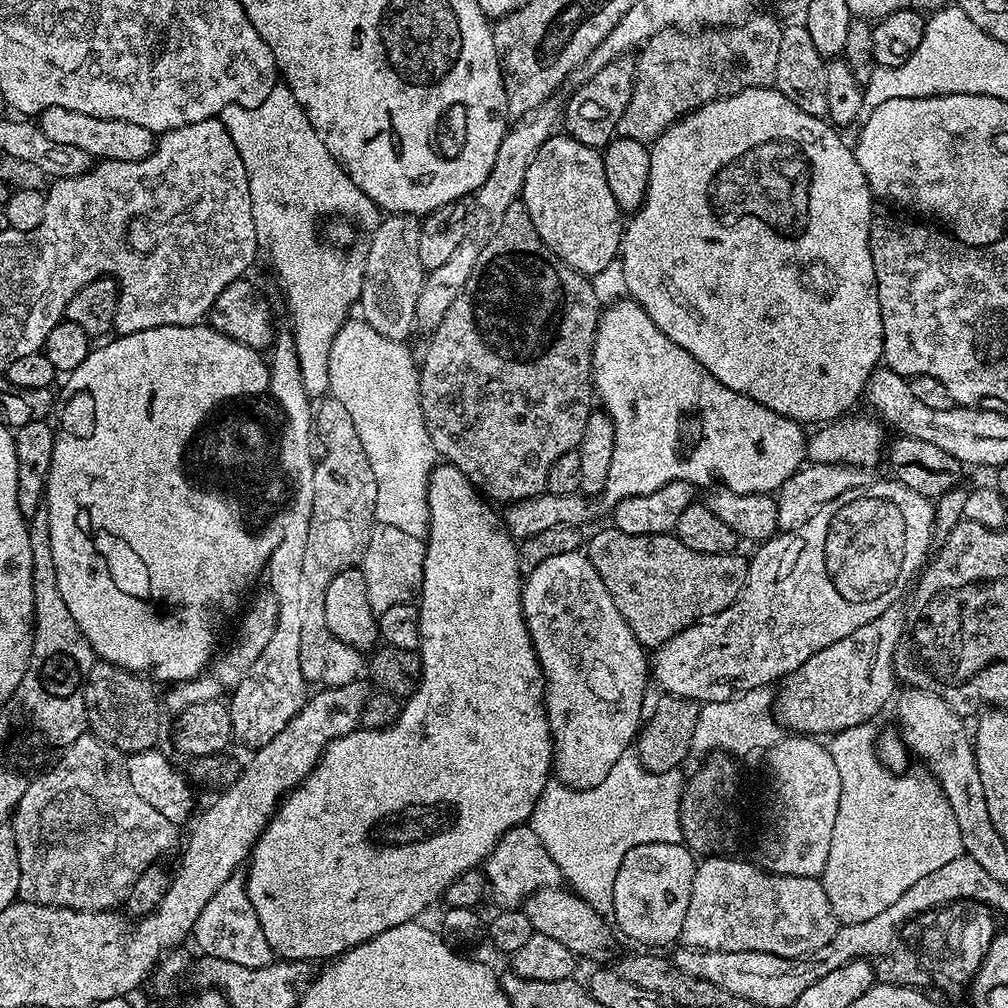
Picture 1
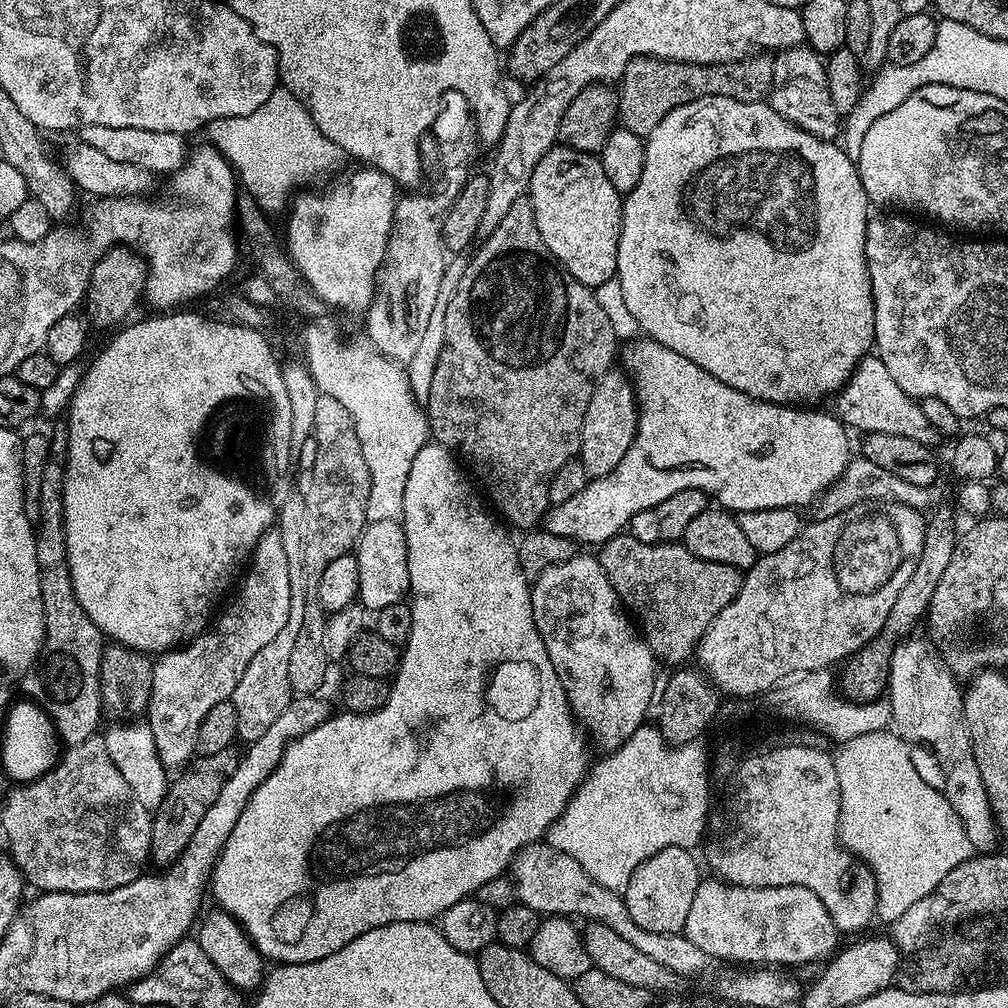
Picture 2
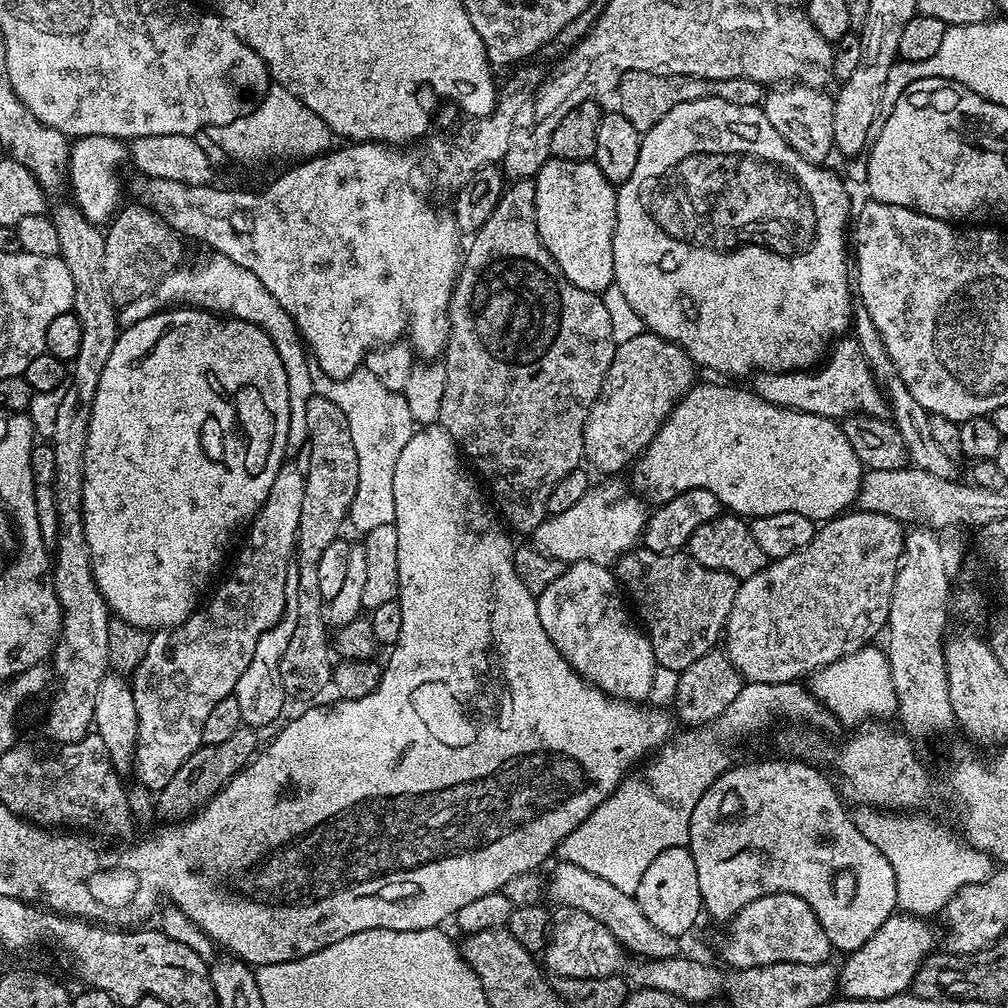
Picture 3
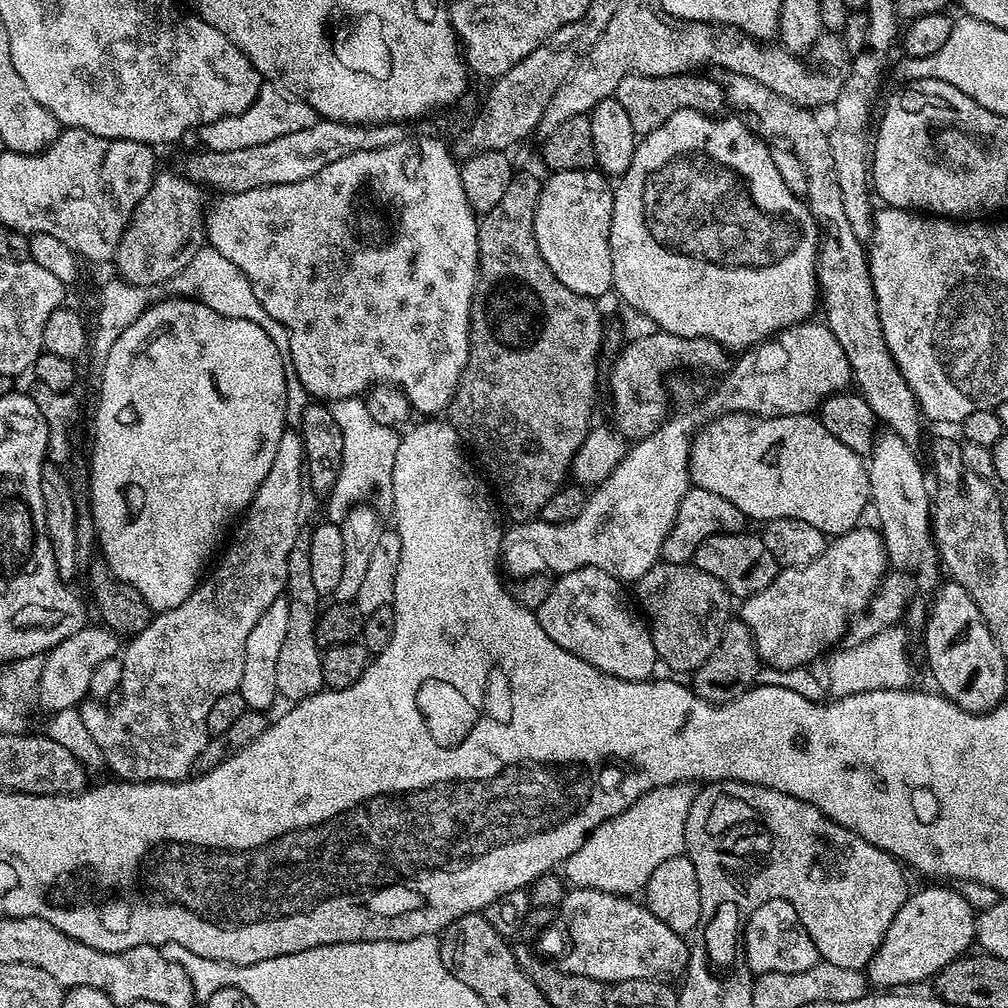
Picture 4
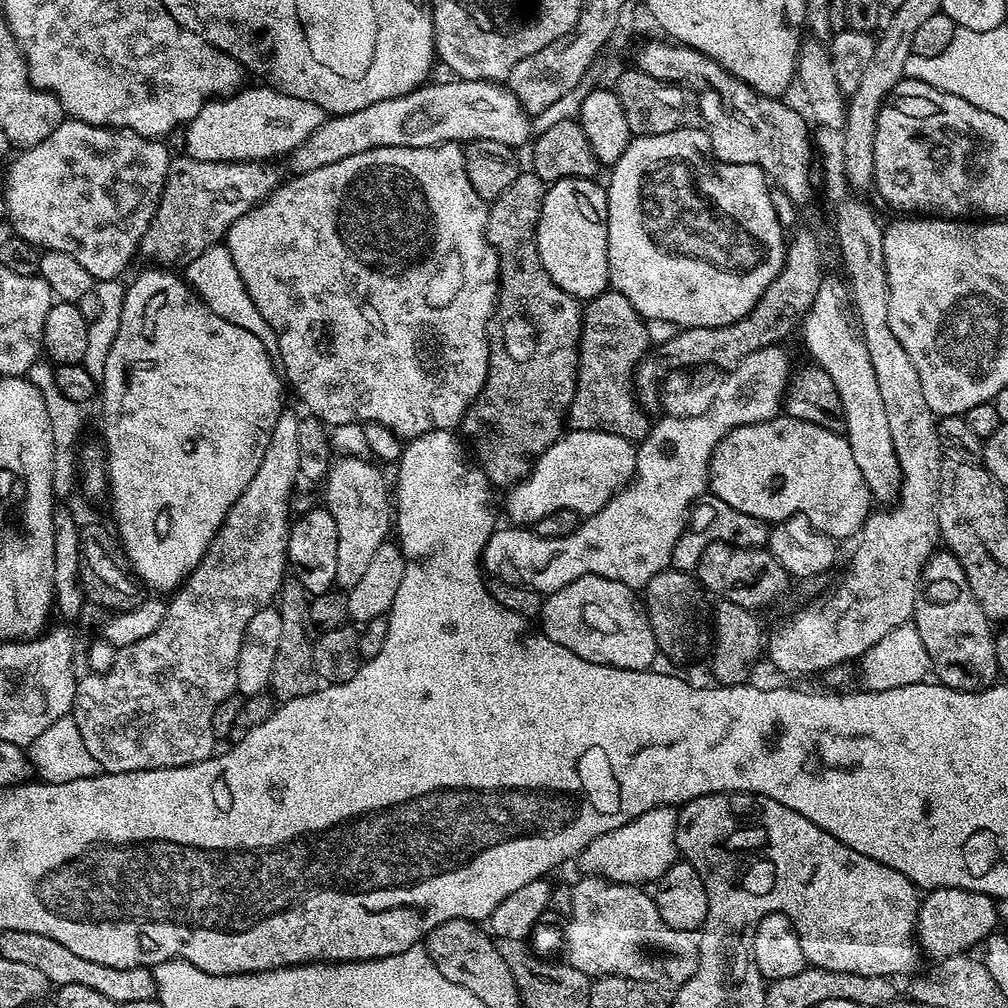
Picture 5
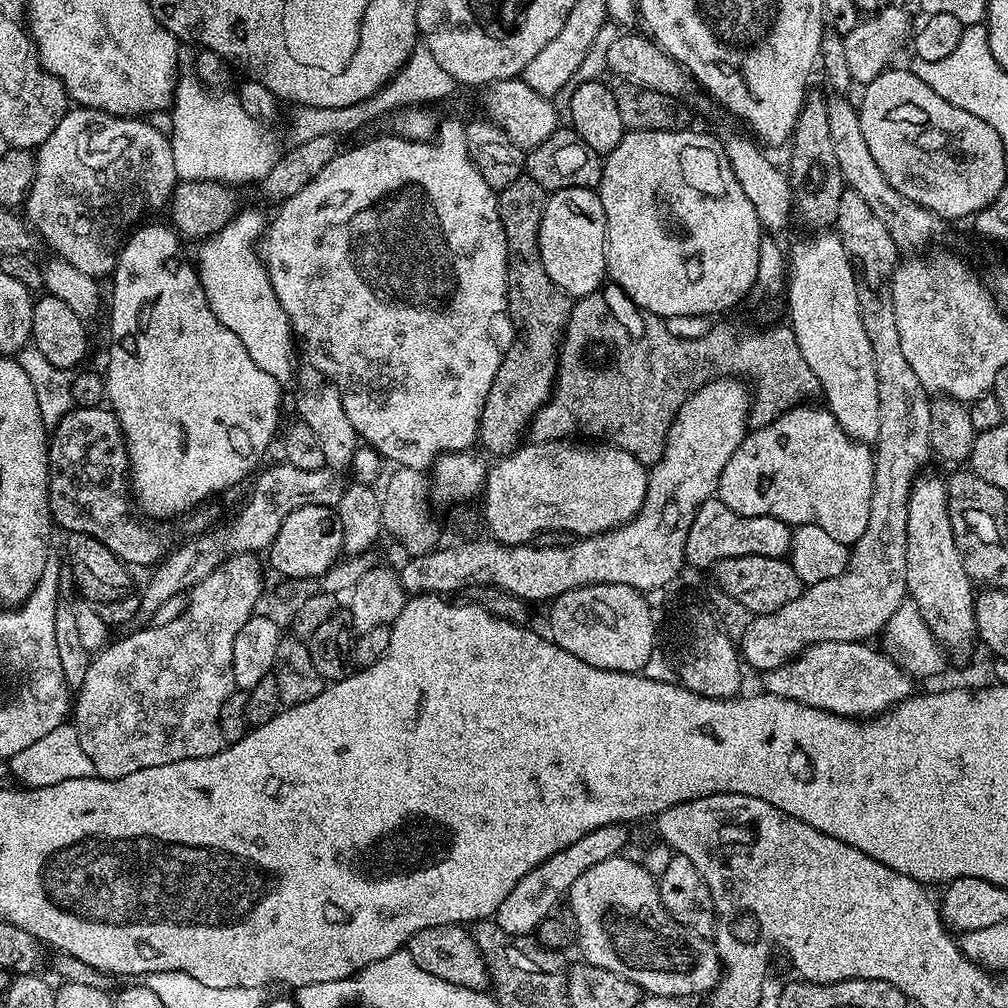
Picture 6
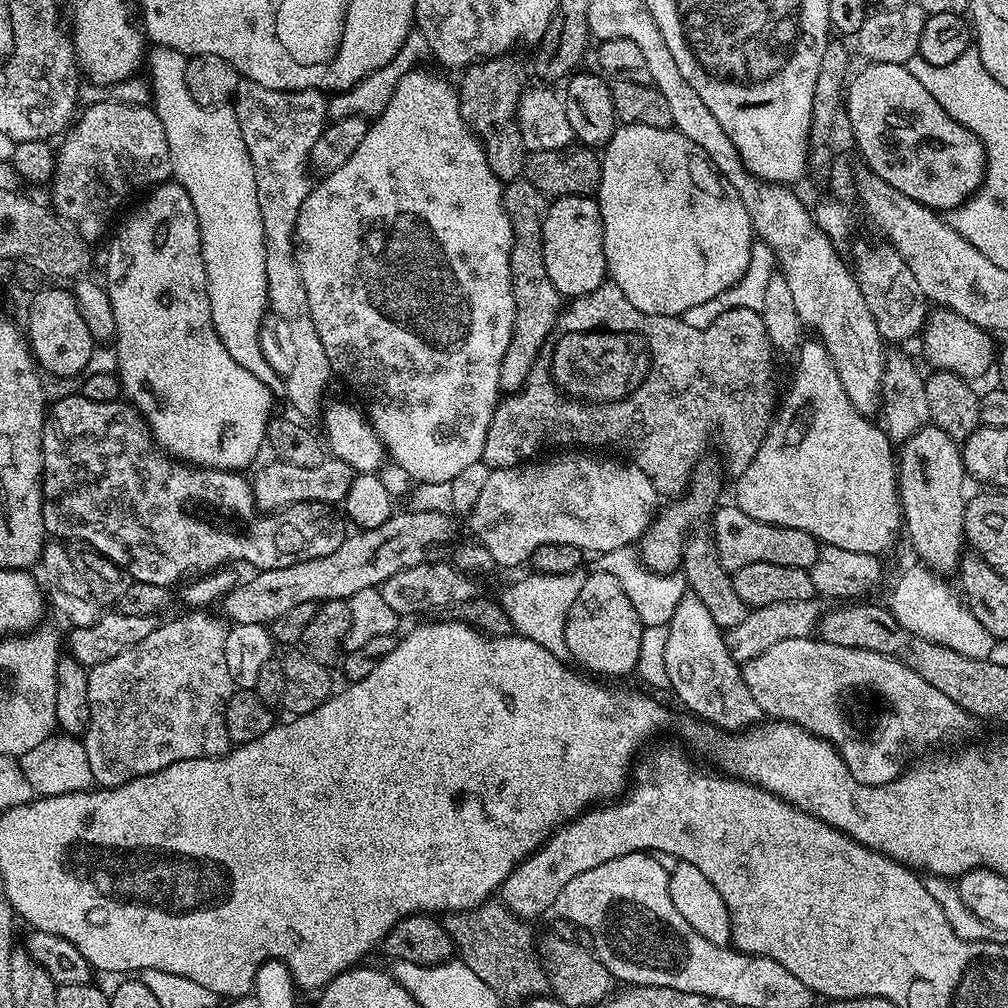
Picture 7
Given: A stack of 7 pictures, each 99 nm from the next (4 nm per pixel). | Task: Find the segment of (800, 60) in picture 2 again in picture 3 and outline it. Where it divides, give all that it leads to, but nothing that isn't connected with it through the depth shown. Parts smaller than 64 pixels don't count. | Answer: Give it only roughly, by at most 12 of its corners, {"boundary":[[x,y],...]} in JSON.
{"boundary":[[805,84],[776,86],[762,107],[801,157],[833,155],[834,100]]}

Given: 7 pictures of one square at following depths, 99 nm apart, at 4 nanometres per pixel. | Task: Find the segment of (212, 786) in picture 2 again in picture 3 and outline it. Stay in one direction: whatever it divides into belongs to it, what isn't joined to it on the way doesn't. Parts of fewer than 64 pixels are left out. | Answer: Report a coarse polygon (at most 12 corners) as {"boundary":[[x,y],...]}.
{"boundary":[[241,725],[204,743],[157,793],[161,821],[200,811],[256,755]]}

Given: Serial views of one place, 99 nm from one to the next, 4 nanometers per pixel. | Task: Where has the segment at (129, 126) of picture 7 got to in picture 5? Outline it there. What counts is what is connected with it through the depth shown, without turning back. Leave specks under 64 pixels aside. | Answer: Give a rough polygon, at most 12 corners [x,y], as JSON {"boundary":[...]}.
{"boundary":[[64,119],[11,157],[11,231],[123,277],[168,148]]}

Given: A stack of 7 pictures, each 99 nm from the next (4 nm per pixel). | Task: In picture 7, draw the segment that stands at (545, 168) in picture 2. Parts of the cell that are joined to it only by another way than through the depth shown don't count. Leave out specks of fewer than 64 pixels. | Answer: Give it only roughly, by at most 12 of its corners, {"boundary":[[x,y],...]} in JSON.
{"boundary":[[558,196],[542,226],[561,297],[605,283],[604,227],[590,196]]}

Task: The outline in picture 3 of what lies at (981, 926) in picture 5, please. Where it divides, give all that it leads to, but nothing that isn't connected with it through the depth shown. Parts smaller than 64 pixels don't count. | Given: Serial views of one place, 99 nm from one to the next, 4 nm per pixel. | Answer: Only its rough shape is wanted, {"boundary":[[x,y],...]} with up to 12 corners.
{"boundary":[[893,914],[843,957],[838,988],[885,1000],[933,951],[923,916]]}

